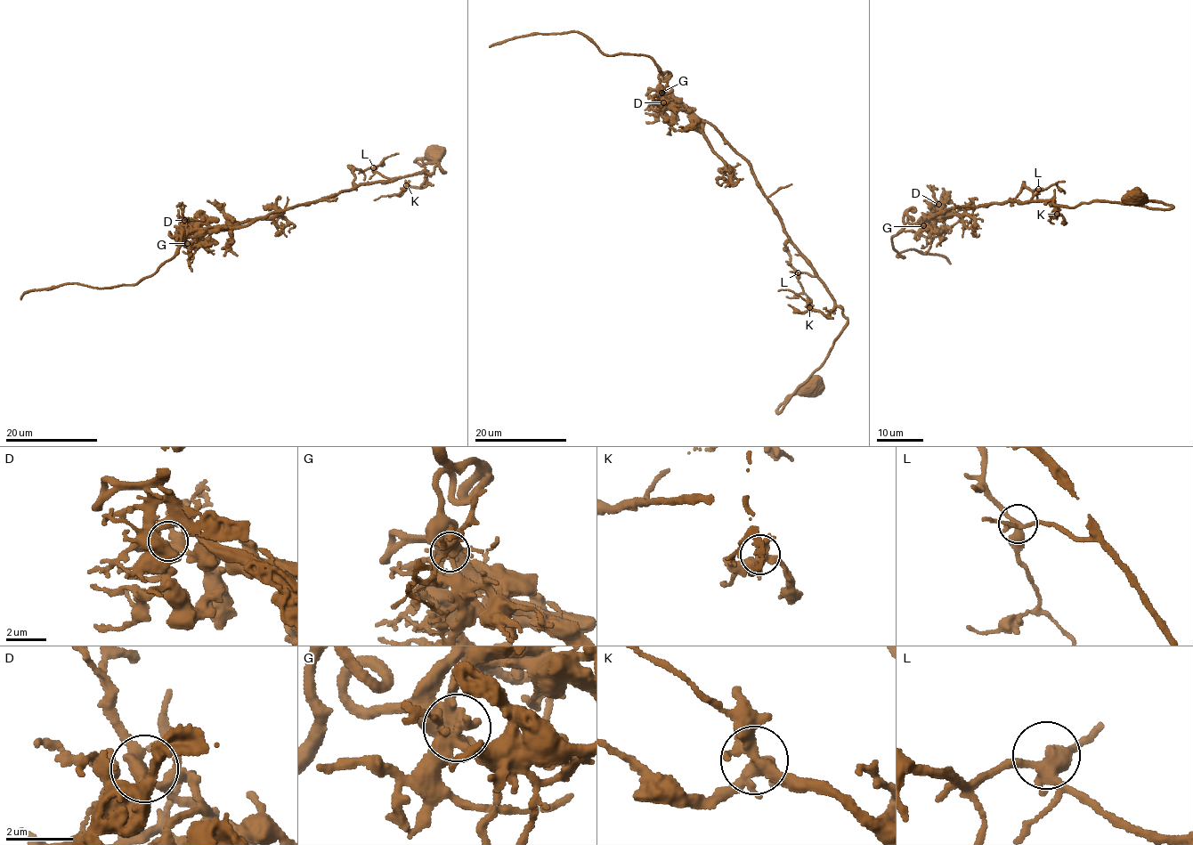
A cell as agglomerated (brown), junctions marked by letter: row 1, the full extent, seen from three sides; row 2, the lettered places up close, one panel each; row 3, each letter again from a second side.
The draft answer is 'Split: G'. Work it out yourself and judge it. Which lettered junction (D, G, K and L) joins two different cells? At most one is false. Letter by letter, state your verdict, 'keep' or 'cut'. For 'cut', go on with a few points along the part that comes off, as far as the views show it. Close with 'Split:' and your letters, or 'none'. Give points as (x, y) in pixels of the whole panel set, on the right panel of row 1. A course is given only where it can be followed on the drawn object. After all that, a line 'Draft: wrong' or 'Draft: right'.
D: keep
G: keep
K: keep
L: keep
Split: none
Draft: wrong

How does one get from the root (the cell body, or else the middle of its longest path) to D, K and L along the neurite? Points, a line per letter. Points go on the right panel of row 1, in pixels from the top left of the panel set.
D: (1137, 195), (1124, 203), (1070, 207), (1055, 205), (1053, 198), (1009, 199), (953, 206), (932, 217), (938, 204)
K: (1137, 195), (1135, 191), (1124, 203), (1089, 201), (1070, 207), (1055, 205), (1052, 198), (1046, 203), (1057, 214)
L: (1137, 195), (1135, 191), (1124, 203), (1067, 207), (1055, 205), (1053, 198), (1046, 203), (1029, 202), (1038, 189)

